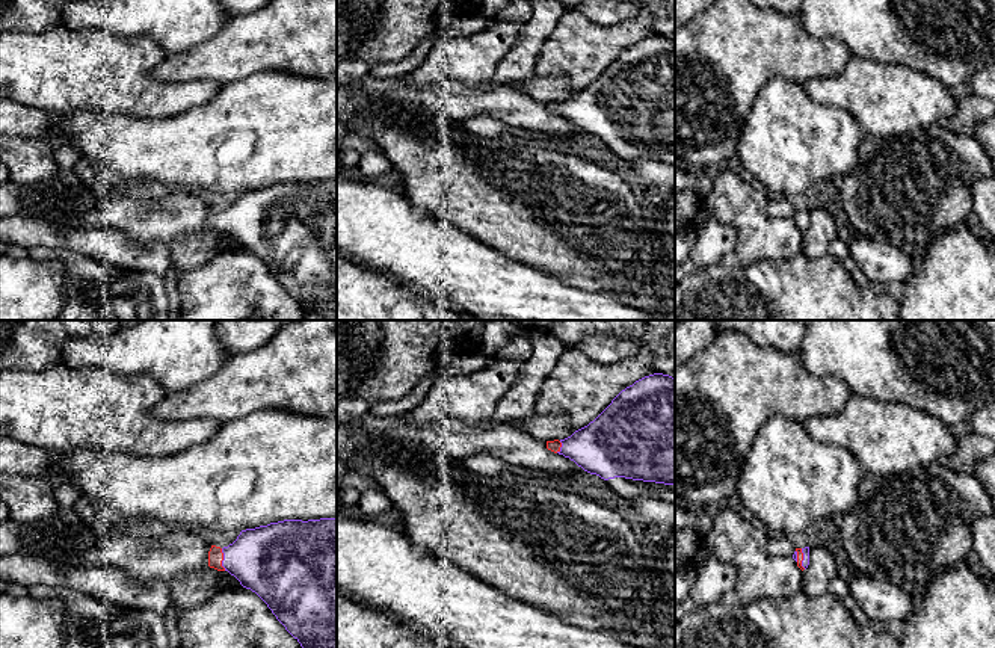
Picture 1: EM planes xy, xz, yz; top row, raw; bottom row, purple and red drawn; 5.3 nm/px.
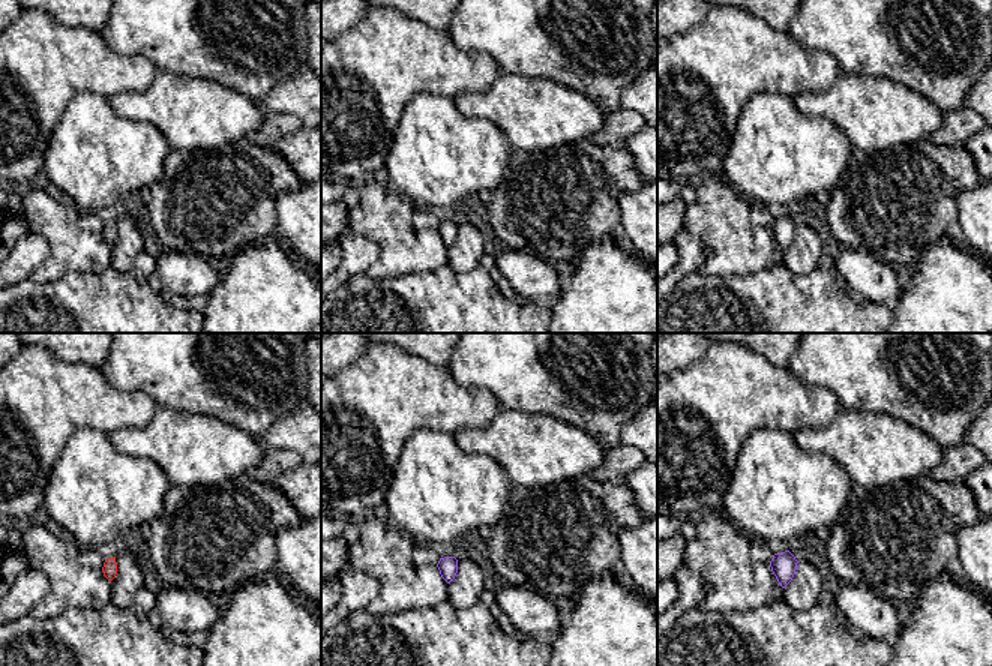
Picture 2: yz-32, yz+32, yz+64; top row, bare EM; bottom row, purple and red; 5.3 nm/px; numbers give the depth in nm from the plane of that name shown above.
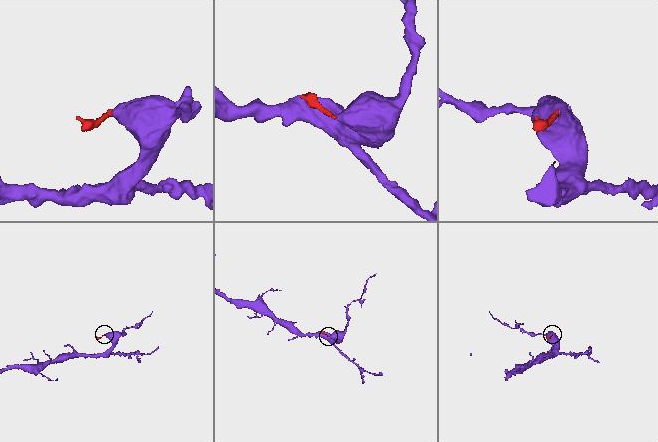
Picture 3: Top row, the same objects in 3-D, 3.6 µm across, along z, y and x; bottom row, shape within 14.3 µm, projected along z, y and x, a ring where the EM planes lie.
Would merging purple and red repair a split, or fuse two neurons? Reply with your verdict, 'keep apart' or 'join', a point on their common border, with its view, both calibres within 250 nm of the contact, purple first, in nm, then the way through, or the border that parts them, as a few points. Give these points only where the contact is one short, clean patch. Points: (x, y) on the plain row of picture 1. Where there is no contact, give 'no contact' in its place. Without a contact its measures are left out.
join; meets purple in xy at (224, 221); 380 nm thick on the purple side, 80 nm on the other; runs through xy (271, 222), (224, 221), (215, 216)

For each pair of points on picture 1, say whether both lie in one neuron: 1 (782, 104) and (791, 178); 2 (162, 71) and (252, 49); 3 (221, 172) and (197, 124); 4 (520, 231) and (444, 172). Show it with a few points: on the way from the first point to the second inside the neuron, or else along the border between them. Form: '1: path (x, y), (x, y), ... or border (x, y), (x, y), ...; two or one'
1: path (788, 123), (788, 160); one
2: path (184, 67), (230, 56); one
3: path (221, 160), (221, 156), (203, 136); one
4: path (502, 213), (468, 180), (462, 178); one

